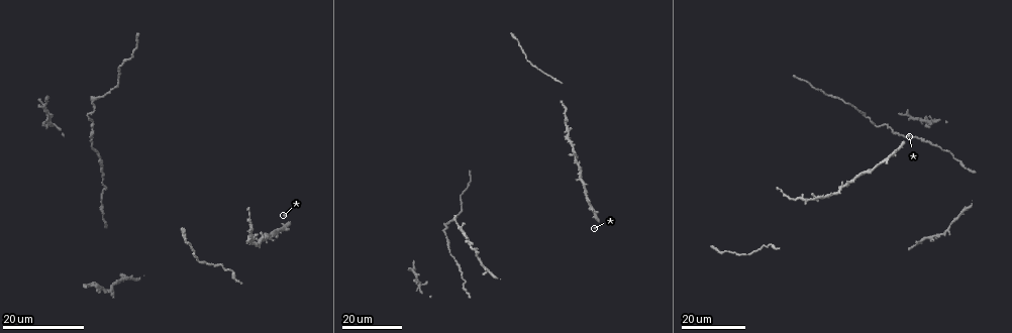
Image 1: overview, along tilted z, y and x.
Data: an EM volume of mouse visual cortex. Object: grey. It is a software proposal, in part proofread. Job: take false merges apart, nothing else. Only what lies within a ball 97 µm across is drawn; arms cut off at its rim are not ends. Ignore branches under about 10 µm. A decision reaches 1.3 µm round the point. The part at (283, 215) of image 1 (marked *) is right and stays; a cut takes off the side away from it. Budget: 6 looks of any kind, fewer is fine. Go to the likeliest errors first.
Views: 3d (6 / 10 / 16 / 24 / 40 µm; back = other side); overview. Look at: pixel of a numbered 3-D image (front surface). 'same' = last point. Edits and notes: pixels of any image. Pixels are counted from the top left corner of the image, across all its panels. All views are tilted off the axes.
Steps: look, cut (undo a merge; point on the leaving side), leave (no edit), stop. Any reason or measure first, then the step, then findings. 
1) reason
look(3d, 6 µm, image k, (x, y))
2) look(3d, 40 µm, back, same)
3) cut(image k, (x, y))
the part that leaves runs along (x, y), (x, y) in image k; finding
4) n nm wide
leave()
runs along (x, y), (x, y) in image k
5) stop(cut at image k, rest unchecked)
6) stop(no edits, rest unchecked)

thick turns thin
look(3d, 24 µm, image 1, (89, 116))

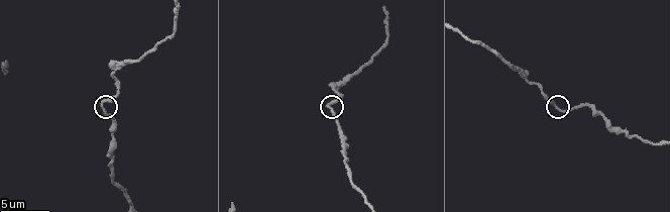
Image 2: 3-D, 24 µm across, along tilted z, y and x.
look(3d, 10 µm, image 2, (555, 105))

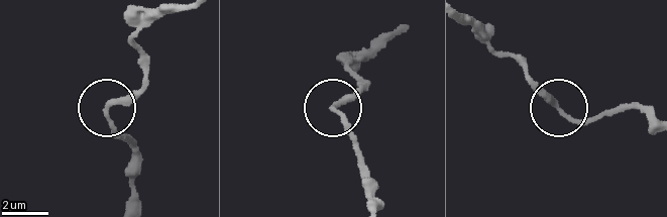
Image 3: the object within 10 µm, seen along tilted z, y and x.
leave()
runs along (654, 122), (631, 107), (571, 116), (530, 81) in image 3; continuous, no second cell

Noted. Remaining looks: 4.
side arm on a straight run
look(3d, 24 µm, image 1, (801, 196))

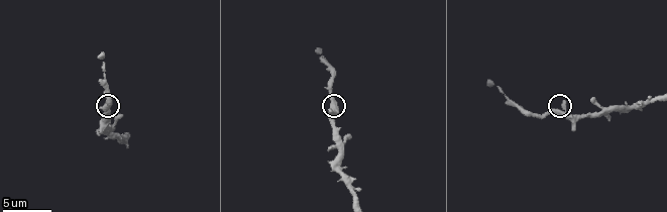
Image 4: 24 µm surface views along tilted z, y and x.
zoom in
look(3d, 10 µm, image 4, (556, 112))

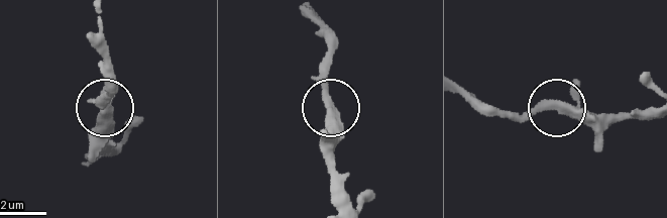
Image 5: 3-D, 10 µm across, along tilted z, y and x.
leave()
runs along (340, 202), (327, 51) in image 5; one cell here

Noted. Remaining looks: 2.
three-way junction
look(3d, 10 µm, image 2, (118, 70))

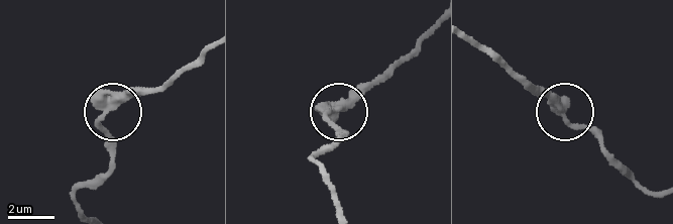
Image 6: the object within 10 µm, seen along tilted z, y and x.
from behind
look(3d, 10 µm, back, image 6, (561, 112))

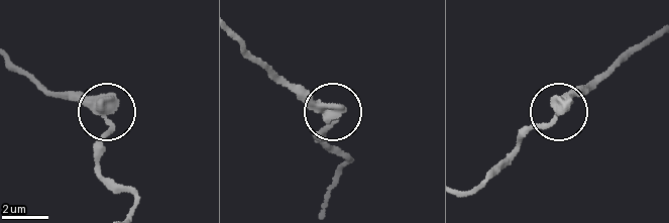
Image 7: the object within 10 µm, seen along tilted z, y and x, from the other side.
leave()
runs along (131, 207), (99, 165), (105, 114), (59, 94) in image 7; one cell here

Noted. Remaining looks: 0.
stop(no edits, rest unchecked)

